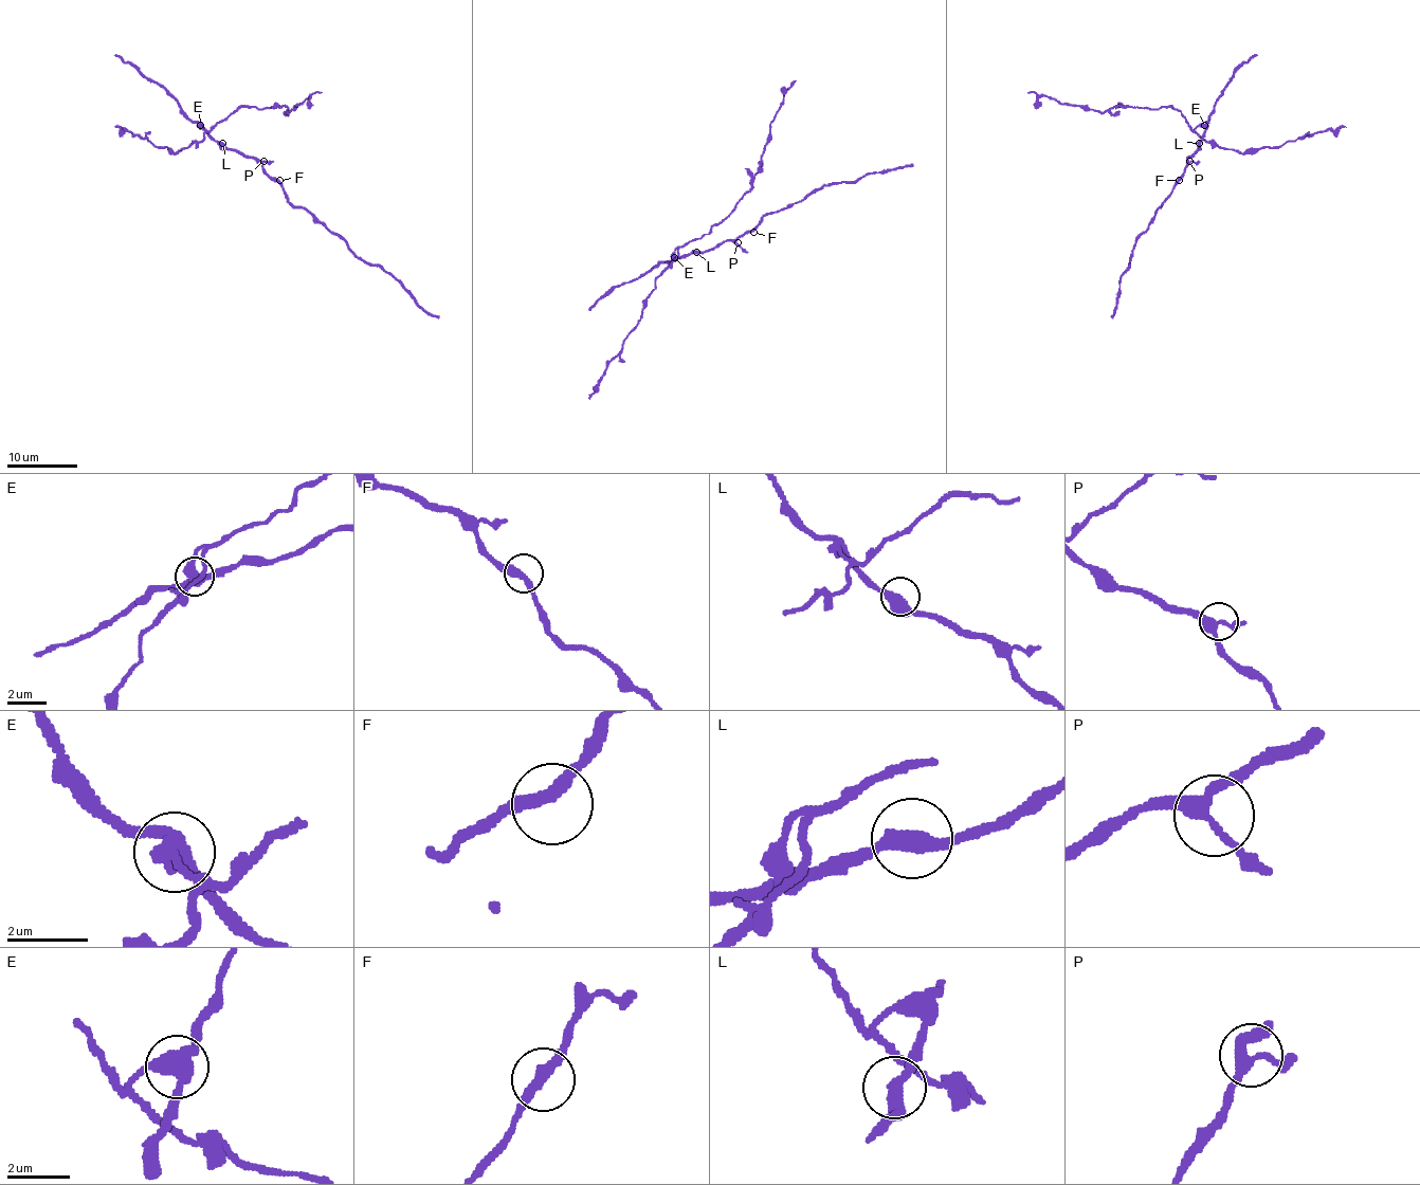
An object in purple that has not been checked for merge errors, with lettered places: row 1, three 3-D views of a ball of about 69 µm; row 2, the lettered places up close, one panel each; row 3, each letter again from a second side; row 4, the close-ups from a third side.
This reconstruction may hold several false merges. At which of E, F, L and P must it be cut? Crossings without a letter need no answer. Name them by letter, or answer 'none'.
E

